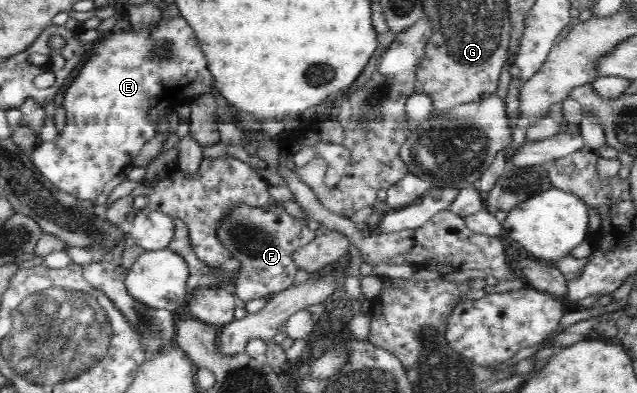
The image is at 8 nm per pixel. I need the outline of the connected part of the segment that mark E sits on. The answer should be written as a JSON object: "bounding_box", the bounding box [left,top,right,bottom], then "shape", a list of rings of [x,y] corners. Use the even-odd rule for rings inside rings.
{"bounding_box":[33,18,215,200],"shape":[[[183,18],[172,21],[159,21],[152,31],[122,31],[114,33],[102,41],[96,41],[88,63],[82,67],[76,81],[64,95],[63,107],[66,110],[66,129],[51,142],[40,141],[34,155],[33,164],[46,179],[58,189],[78,200],[96,200],[104,192],[105,185],[125,173],[130,161],[138,155],[142,145],[156,135],[156,125],[164,119],[164,113],[178,105],[188,103],[190,99],[208,94],[215,83],[208,69],[206,57],[194,39],[193,28]]]}

